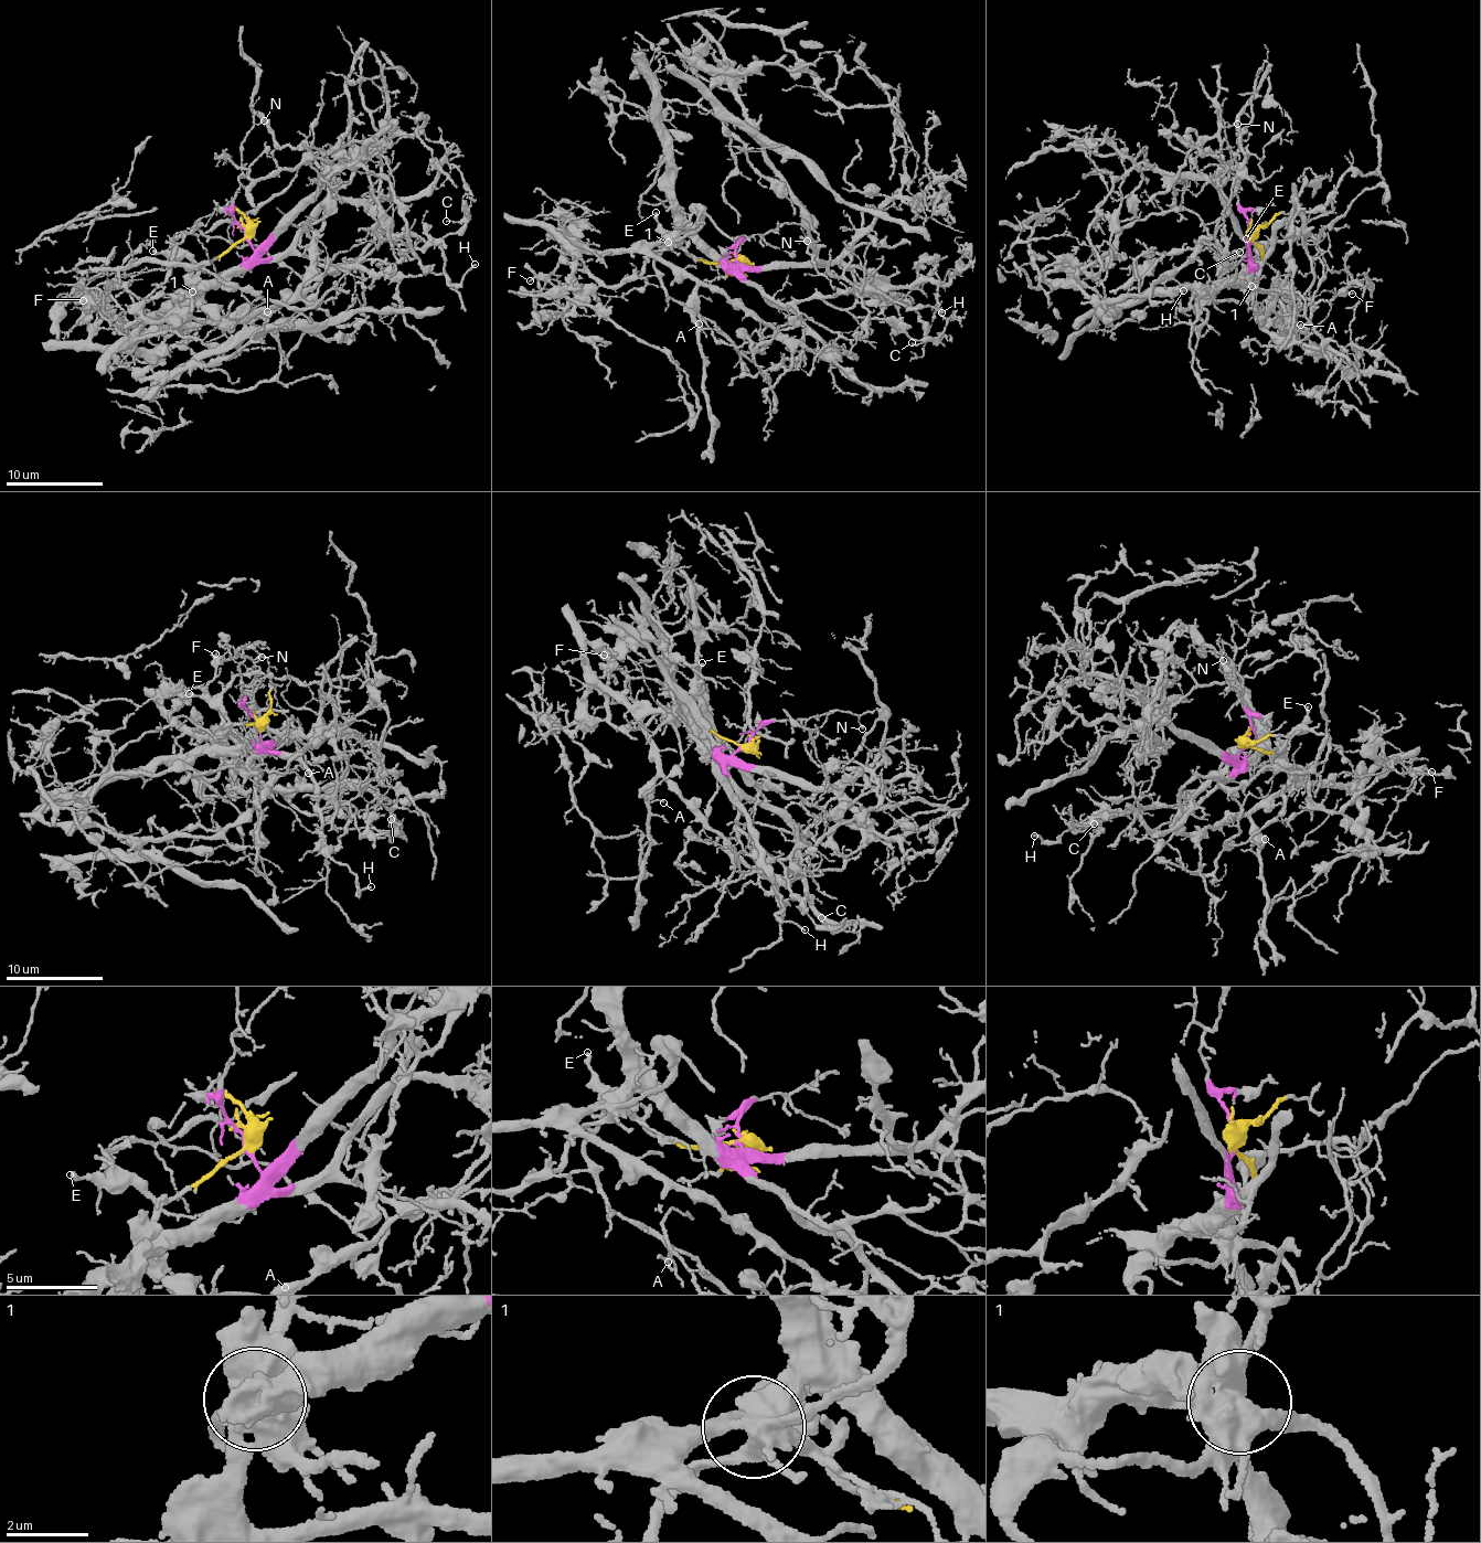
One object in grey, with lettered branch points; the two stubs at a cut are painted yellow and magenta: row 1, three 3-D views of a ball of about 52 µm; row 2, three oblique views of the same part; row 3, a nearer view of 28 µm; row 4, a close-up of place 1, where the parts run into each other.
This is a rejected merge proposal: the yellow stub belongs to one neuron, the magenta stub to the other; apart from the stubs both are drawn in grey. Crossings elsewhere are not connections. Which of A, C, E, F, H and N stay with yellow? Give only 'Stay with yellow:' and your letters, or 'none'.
Stay with yellow: A, E

